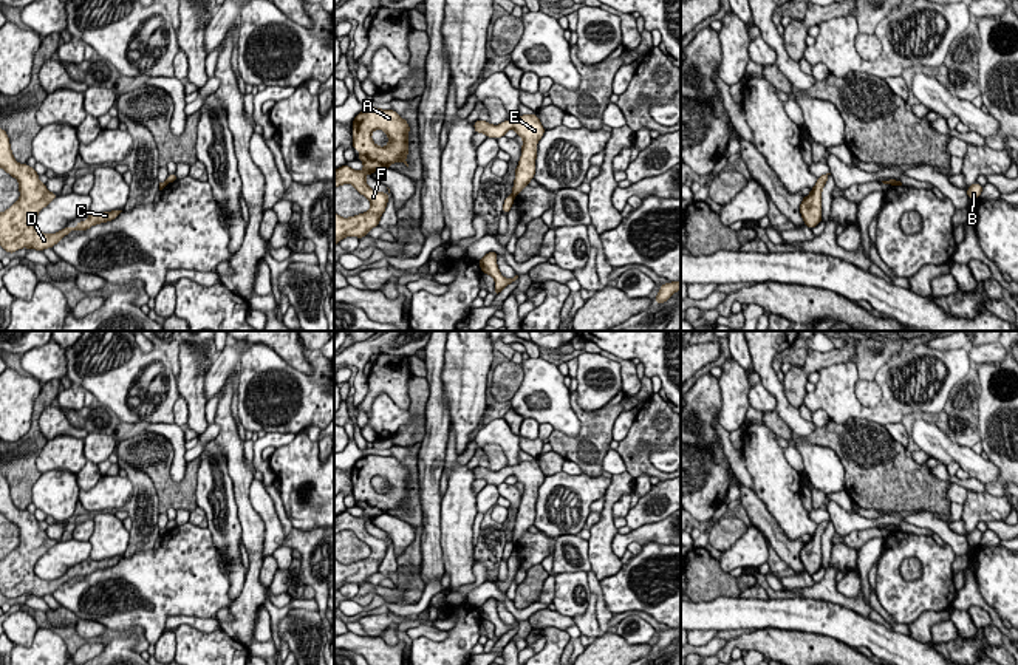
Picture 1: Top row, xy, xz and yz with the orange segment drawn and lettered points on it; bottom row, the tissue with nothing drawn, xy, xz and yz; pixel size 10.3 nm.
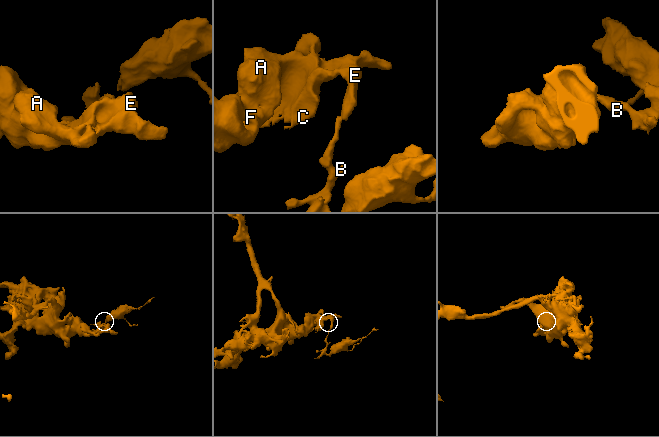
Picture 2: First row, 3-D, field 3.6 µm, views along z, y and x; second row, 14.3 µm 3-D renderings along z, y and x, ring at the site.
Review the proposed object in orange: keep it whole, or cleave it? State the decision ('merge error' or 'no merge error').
merge error

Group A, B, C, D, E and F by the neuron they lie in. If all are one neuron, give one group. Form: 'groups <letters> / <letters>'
groups A C D E F / B

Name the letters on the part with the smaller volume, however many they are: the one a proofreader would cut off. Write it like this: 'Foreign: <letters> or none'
Foreign: B

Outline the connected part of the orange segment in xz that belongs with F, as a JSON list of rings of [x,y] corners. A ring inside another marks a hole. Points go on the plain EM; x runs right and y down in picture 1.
[[[370,452],[360,458],[353,467],[353,495],[360,498],[359,507],[364,509],[364,517],[353,517],[347,510],[334,517],[334,535],[342,530],[353,530],[364,541],[371,554],[360,561],[342,564],[334,558],[334,591],[345,583],[367,583],[368,577],[379,572],[379,566],[385,558],[388,540],[376,538],[368,534],[365,521],[379,515],[390,515],[393,509],[404,509],[408,498],[408,469],[395,456],[381,456]],[[384,476],[388,483],[388,492],[379,493],[373,489],[371,479]]]

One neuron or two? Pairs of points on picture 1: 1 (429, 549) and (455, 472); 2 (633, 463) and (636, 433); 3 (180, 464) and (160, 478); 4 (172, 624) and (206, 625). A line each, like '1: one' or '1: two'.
1: two
2: one
3: two
4: one

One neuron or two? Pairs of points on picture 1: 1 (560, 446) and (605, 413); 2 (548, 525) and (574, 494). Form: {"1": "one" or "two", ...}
{"1": "one", "2": "one"}

